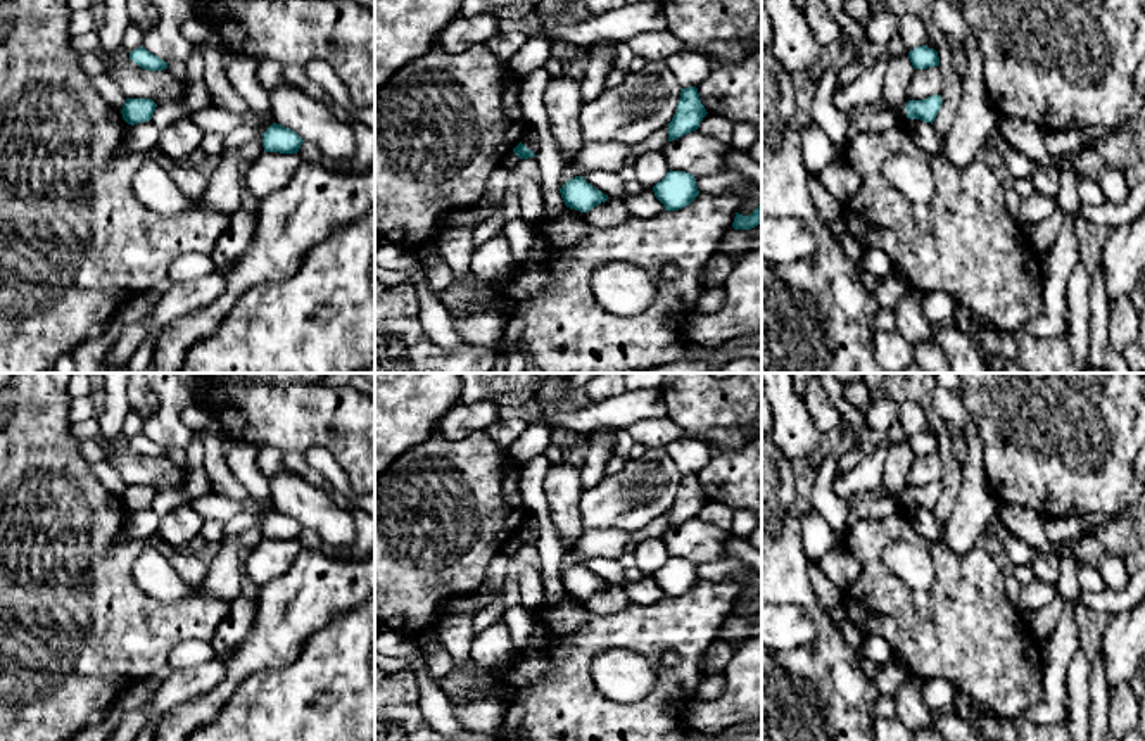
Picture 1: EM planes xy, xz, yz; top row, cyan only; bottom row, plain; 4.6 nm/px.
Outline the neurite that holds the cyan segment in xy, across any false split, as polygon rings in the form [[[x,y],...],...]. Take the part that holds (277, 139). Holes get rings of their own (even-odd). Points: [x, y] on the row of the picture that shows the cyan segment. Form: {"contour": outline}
{"contour": [[[276,123],[263,133],[264,152],[297,154],[302,143],[295,131]]]}

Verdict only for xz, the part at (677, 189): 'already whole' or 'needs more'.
already whole

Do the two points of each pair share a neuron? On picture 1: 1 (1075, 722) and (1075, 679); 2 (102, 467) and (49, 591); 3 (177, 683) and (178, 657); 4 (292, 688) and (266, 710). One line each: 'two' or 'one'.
1: one
2: two
3: two
4: one

